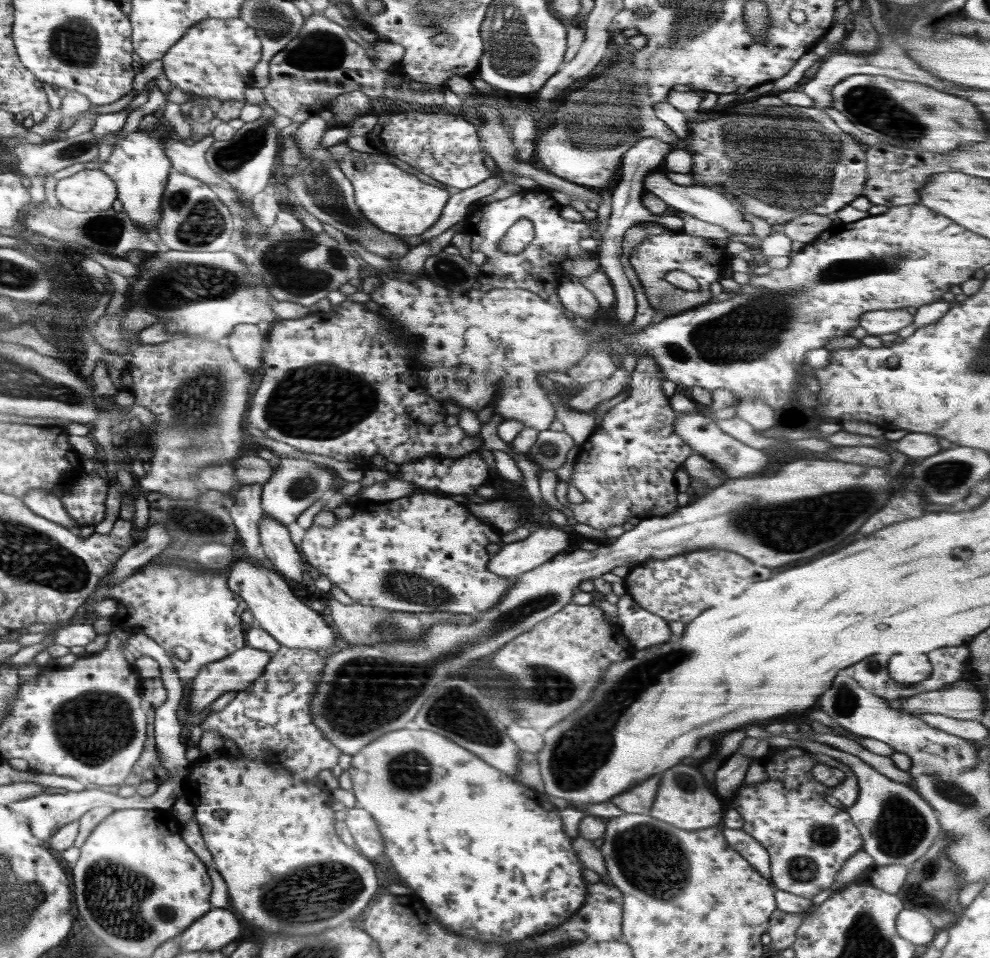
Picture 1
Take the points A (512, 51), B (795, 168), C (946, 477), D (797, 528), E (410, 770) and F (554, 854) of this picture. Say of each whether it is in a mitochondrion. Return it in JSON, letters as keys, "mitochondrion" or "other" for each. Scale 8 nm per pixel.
{"A":"mitochondrion","B":"mitochondrion","C":"mitochondrion","D":"mitochondrion","E":"mitochondrion","F":"other"}

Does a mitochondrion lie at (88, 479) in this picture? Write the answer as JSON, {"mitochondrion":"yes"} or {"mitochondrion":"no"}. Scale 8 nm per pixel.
{"mitochondrion":"no"}

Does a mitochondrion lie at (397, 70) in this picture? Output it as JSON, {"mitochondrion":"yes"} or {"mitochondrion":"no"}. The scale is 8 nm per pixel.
{"mitochondrion":"no"}

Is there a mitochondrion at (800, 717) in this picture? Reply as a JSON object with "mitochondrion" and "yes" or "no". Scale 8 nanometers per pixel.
{"mitochondrion":"no"}

